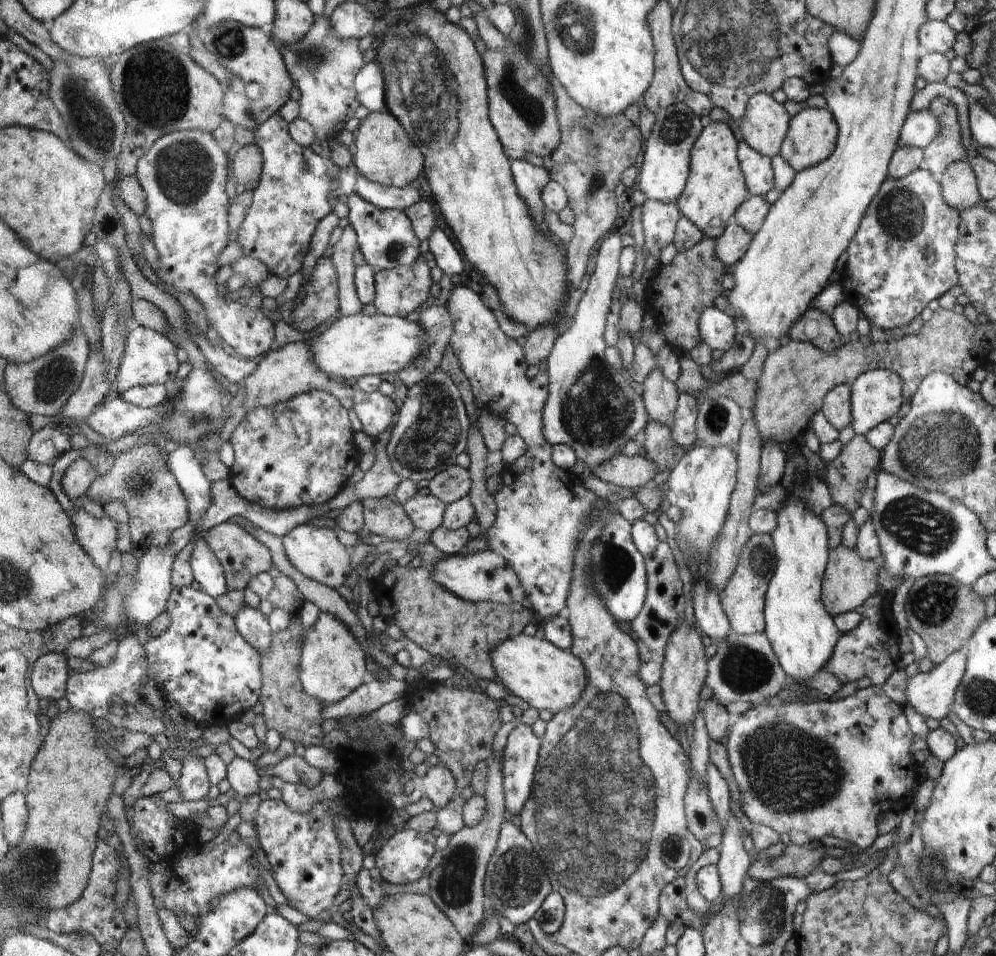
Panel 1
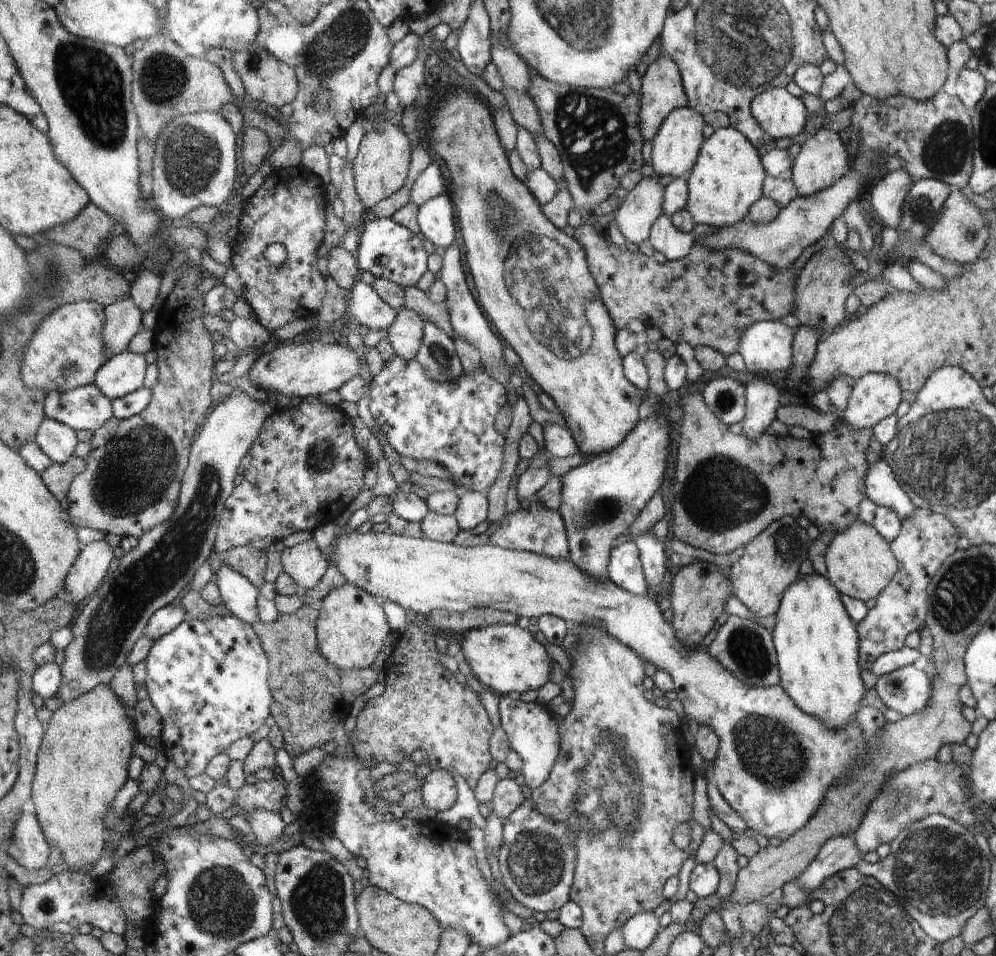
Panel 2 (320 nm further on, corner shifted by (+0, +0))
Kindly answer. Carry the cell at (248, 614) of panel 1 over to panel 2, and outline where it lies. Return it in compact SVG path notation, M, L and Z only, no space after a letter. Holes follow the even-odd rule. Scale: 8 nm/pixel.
M223 562L214 573L213 580L218 586L221 600L225 609L236 618L241 619L244 623L249 623L250 626L256 621L258 621L258 608L256 602L258 600L259 590L256 589L240 572L232 570L226 566L226 563Z

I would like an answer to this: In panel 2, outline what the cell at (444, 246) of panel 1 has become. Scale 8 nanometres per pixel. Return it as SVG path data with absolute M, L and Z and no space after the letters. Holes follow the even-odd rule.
M446 193L420 206L417 214L419 235L436 247L446 249L452 246L456 238L453 208L453 202Z

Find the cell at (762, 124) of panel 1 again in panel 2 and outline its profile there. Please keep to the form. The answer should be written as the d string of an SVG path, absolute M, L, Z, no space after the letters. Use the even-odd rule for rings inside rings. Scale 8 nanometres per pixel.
M786 87L766 90L752 101L753 118L772 138L792 138L805 131L806 108L801 98L790 94Z

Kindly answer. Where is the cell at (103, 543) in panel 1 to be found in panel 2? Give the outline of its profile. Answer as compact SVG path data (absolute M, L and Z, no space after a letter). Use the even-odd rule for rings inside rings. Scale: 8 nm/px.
M105 540L86 544L86 549L82 550L81 557L77 559L65 580L66 599L82 604L82 600L88 598L88 594L96 590L102 584L102 580L105 580L110 562L112 548Z

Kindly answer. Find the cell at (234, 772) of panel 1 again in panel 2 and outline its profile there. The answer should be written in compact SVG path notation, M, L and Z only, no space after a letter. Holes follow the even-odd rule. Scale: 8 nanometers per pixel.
M254 808L246 818L252 826L255 842L260 846L270 846L282 838L285 823L278 812Z

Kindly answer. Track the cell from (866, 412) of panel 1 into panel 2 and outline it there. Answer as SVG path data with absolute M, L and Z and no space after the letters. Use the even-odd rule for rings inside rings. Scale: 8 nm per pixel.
M867 373L855 382L853 394L846 410L840 413L841 421L862 430L894 415L902 402L900 382L894 376L883 373Z

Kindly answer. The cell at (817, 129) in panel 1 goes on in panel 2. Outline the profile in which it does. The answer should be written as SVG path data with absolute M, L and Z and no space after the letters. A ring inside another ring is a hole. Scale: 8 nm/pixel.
M822 127L815 134L810 134L805 142L800 144L800 151L793 160L790 171L797 194L810 196L810 194L817 194L820 190L826 190L836 184L847 171L850 158L848 148L845 147L838 132Z

